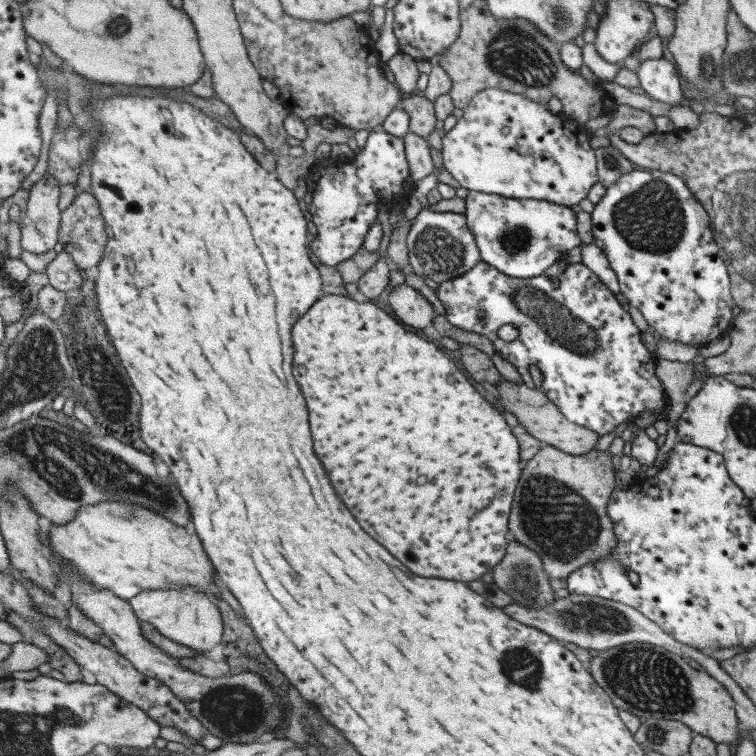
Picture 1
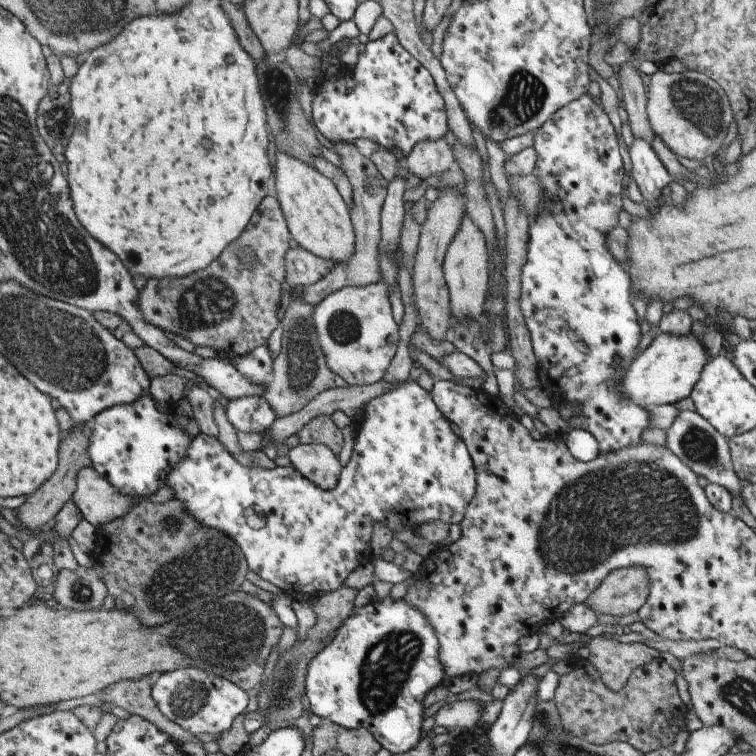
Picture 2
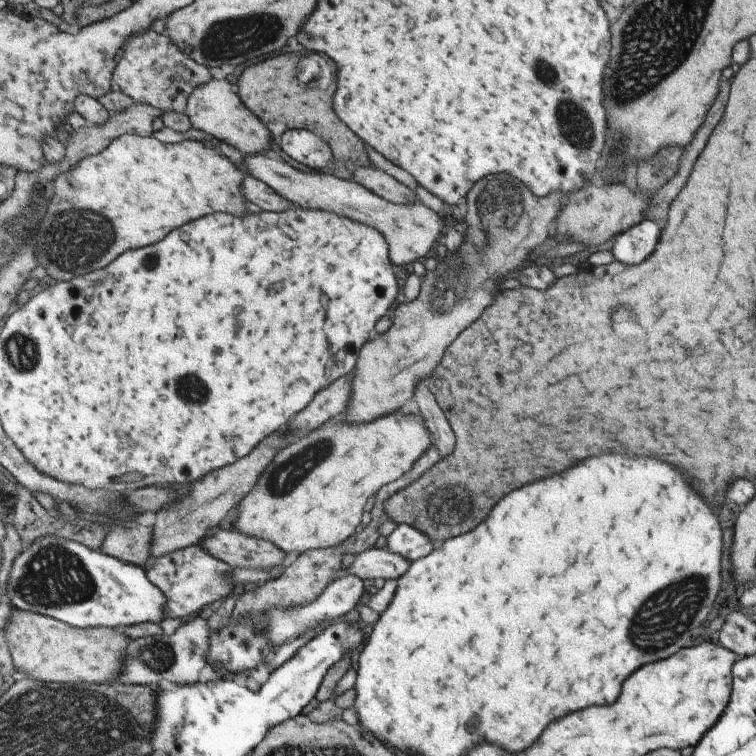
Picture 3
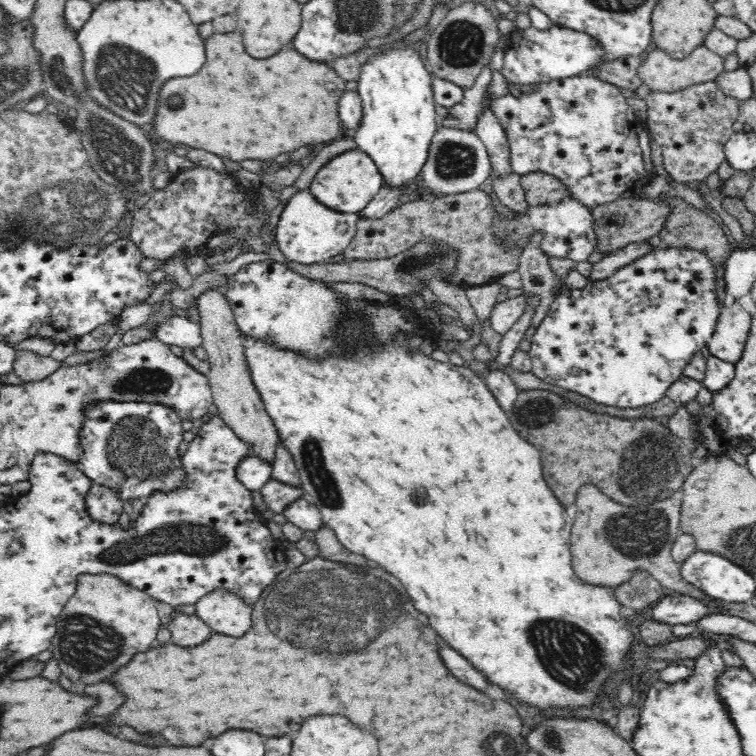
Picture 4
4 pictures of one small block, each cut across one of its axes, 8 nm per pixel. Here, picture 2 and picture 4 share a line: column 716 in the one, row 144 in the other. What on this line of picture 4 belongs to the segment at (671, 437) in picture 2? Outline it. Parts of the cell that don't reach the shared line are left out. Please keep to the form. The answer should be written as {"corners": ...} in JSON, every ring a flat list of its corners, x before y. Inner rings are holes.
{"corners":[[442,126,432,136,428,160,422,166,421,178,433,192,431,197,440,197,476,190,489,181,492,172,486,145,476,133]]}

